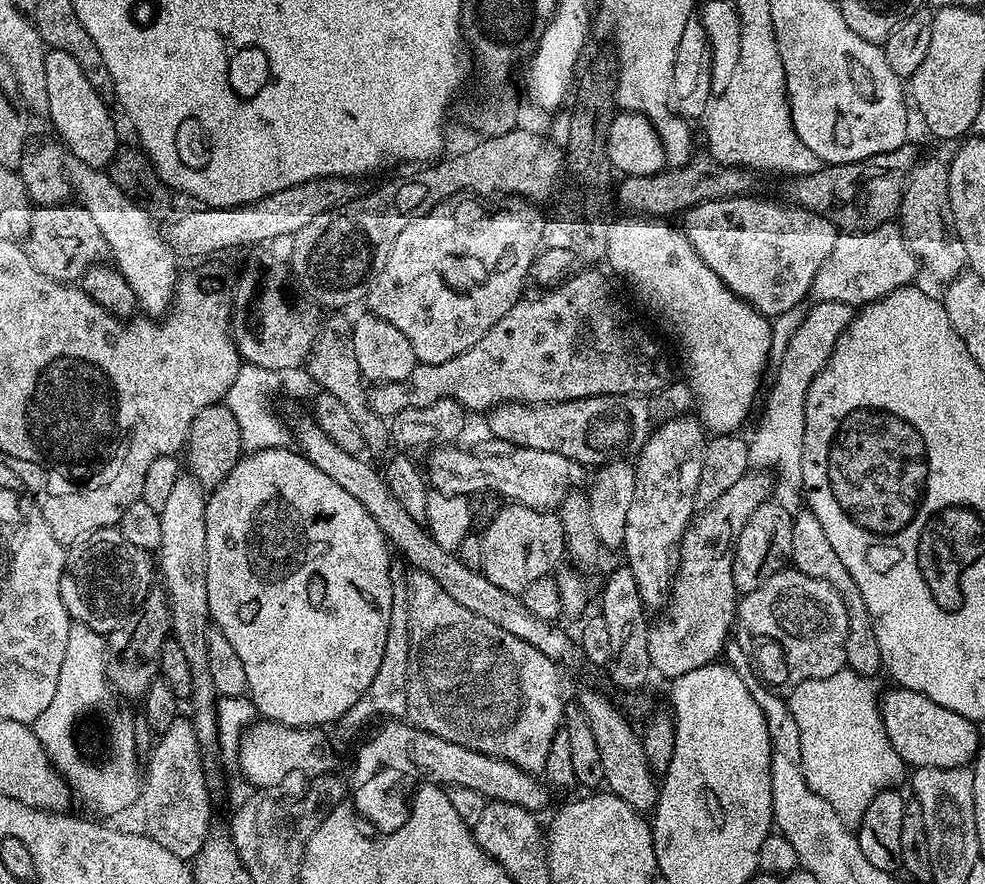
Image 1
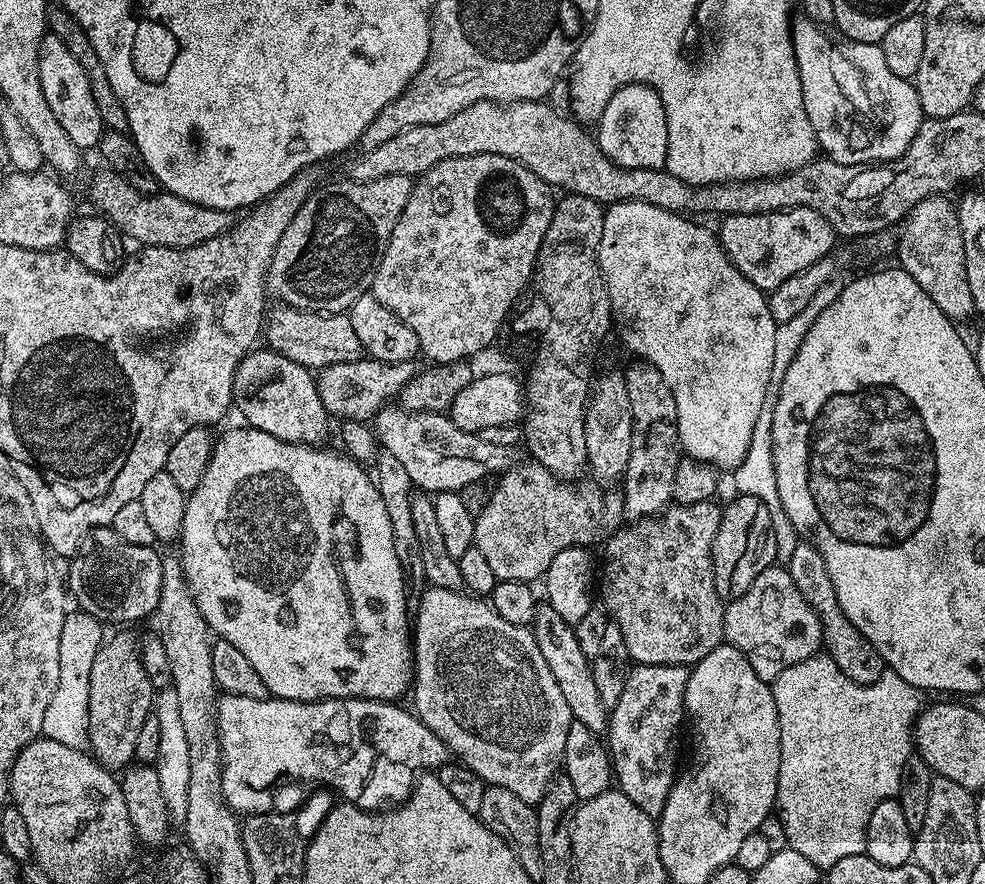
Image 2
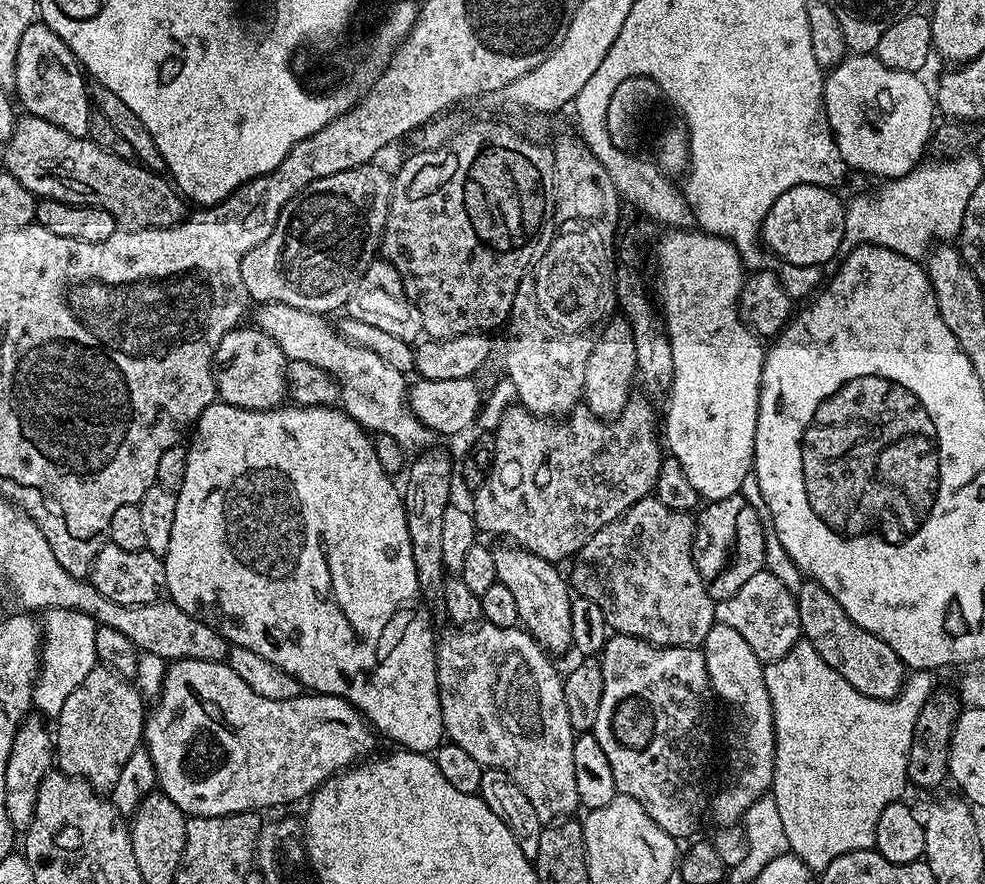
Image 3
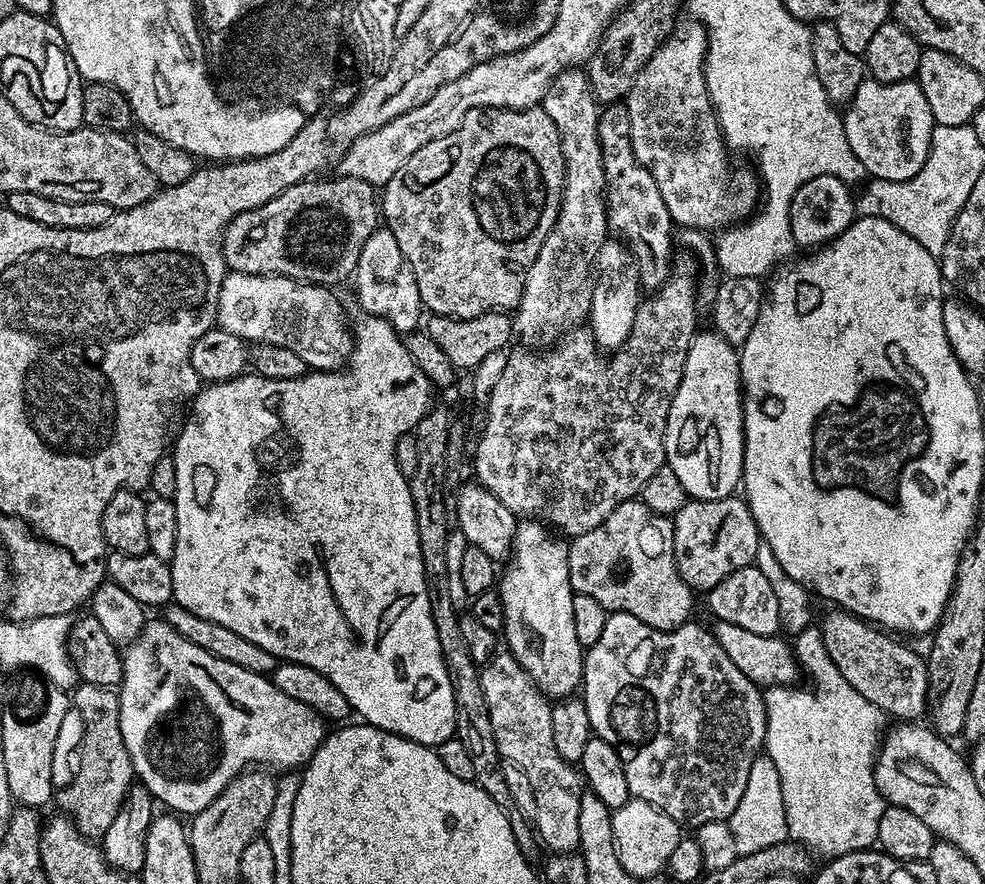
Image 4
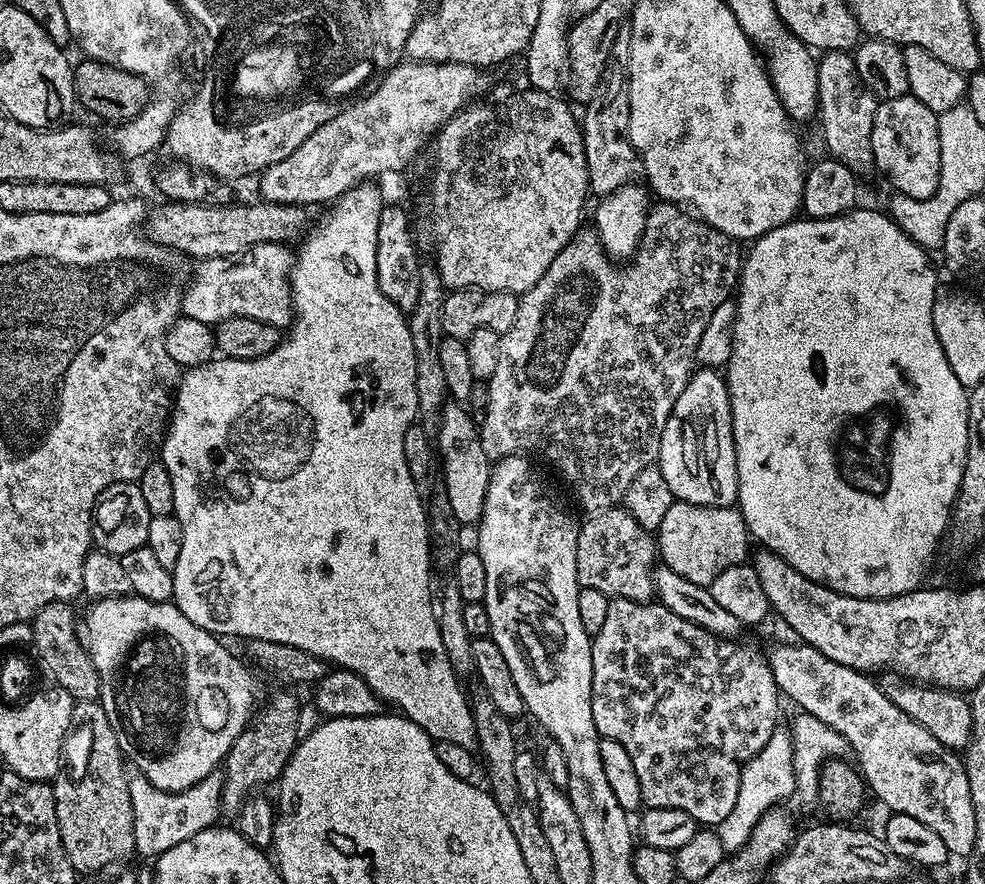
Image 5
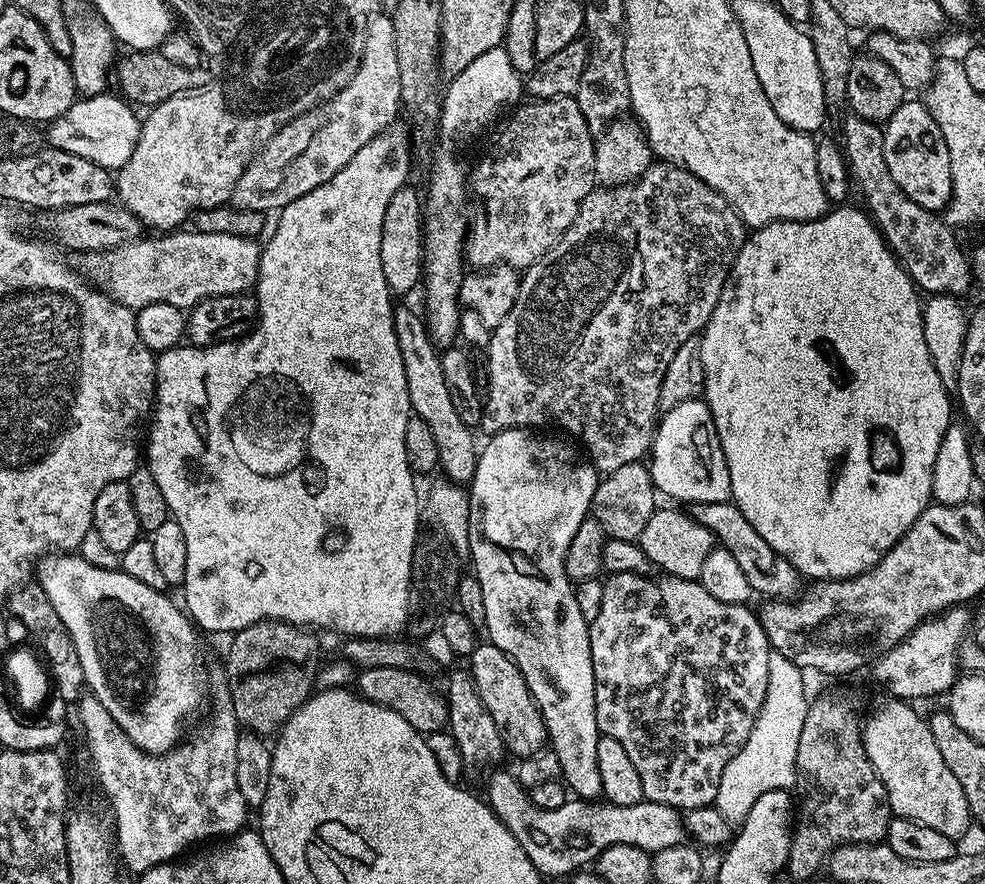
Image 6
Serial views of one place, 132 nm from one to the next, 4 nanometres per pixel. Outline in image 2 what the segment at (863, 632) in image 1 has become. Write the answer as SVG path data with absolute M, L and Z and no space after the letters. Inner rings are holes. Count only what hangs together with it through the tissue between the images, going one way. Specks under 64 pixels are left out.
M799 542L794 548L794 554L790 555L786 567L790 578L794 578L794 586L798 586L798 590L802 593L802 598L806 598L806 602L810 602L810 606L818 614L818 622L822 626L823 651L836 663L838 670L842 670L842 674L846 674L850 682L859 684L878 682L878 678L882 678L886 670L885 662L878 654L878 650L874 650L874 646L870 646L866 637L857 630L854 622L850 622L846 614L842 614L822 554L818 554L814 545Z

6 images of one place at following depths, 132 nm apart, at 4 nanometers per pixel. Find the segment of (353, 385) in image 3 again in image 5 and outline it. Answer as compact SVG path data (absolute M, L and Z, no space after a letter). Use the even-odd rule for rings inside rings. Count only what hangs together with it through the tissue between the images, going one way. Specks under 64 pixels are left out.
M258 243L239 257L205 257L184 290L183 315L211 326L226 318L255 318L258 321L287 329L293 319L291 272L295 253L289 245Z

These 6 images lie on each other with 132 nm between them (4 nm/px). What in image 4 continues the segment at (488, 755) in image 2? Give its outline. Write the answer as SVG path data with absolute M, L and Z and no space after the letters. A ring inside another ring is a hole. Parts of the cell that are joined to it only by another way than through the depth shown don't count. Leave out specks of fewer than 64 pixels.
M507 650L497 651L479 671L482 694L486 694L486 706L490 710L490 726L494 728L494 738L501 757L509 764L522 766L526 778L530 778L530 786L534 786L534 802L538 802L534 828L539 833L541 845L552 854L576 852L580 846L578 806L582 776L554 748L549 697L540 691L539 686Z

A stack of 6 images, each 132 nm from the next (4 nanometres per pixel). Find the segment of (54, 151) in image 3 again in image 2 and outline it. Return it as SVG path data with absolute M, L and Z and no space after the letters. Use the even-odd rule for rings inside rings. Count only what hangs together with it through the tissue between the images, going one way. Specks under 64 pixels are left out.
M103 171L93 178L88 192L92 195L93 202L101 208L97 209L107 219L111 220L129 241L131 241L130 239L137 240L137 245L149 248L189 248L190 246L198 246L218 234L222 234L227 228L231 228L234 223L233 213L214 210L210 206L191 204L163 190L157 191L155 194L139 192L134 190L134 186L130 186L130 182L126 182L117 172Z

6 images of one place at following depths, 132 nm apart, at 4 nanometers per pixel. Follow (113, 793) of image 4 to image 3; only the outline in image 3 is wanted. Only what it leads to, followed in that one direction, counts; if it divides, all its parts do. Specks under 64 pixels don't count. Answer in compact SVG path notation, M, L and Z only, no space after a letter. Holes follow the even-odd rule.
M97 663L90 674L66 698L54 724L54 764L68 776L78 776L97 790L111 790L122 774L126 758L141 747L146 701L135 683Z

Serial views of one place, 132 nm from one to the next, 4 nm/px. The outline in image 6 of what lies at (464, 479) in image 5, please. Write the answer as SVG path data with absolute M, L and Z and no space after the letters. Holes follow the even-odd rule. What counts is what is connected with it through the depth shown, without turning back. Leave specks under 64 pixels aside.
M397 303L392 310L394 334L398 334L398 350L402 350L402 362L406 366L406 390L410 390L410 402L415 415L430 426L434 433L434 442L438 442L439 471L452 483L467 486L472 483L476 469L478 443L472 437L473 429L454 410L450 398L450 389L446 386L446 377L442 375L441 353L428 334L428 325L423 315L412 308Z

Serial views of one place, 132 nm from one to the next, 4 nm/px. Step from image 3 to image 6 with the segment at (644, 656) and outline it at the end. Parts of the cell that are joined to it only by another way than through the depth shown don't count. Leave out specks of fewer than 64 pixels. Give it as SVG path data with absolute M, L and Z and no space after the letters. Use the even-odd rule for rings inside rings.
M614 572L604 580L604 589L602 590L602 607L598 610L598 618L590 621L588 626L588 637L590 638L590 658L594 662L594 694L596 695L596 721L600 727L601 736L609 736L610 738L618 738L618 742L622 742L622 746L626 746L626 754L630 754L631 760L634 762L635 768L638 769L638 778L642 778L642 790L644 791L645 800L653 800L659 804L665 804L671 808L687 810L690 808L707 808L715 805L716 795L718 794L718 786L722 778L722 770L726 770L726 766L730 762L730 758L734 758L734 754L738 754L738 750L742 750L742 746L746 742L746 738L750 738L750 730L754 730L754 722L758 718L758 714L762 710L762 702L766 698L766 686L770 678L770 666L772 665L773 647L768 643L768 635L766 630L760 625L760 617L755 611L751 612L748 604L727 604L726 602L718 602L718 598L711 596L709 592L700 585L699 580L683 580L677 576L667 574L661 575L660 584L656 580L651 580L651 575L641 574L639 572Z

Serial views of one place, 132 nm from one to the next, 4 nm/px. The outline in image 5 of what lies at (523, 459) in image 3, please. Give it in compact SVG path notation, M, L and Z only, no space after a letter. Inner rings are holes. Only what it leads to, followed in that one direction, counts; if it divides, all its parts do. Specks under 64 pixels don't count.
M656 202L648 209L644 233L635 254L630 257L627 265L629 268L625 272L619 272L616 269L619 267L605 252L595 227L581 227L569 244L556 255L554 262L550 262L546 274L542 274L538 282L534 282L529 292L519 297L518 318L514 318L514 326L510 326L510 330L500 337L498 366L495 367L492 378L487 381L488 409L478 424L482 450L486 450L489 461L503 460L506 456L544 455L560 471L561 478L572 487L572 492L576 495L577 502L585 508L585 513L617 507L623 501L630 482L634 482L634 478L638 478L642 470L653 467L659 461L662 430L666 430L666 422L674 410L674 402L678 402L678 394L682 394L694 371L698 338L702 338L702 330L706 330L710 314L714 314L714 310L718 310L722 302L729 300L737 287L742 267L740 248L737 241L731 240L714 226L705 224L699 216L681 205Z

